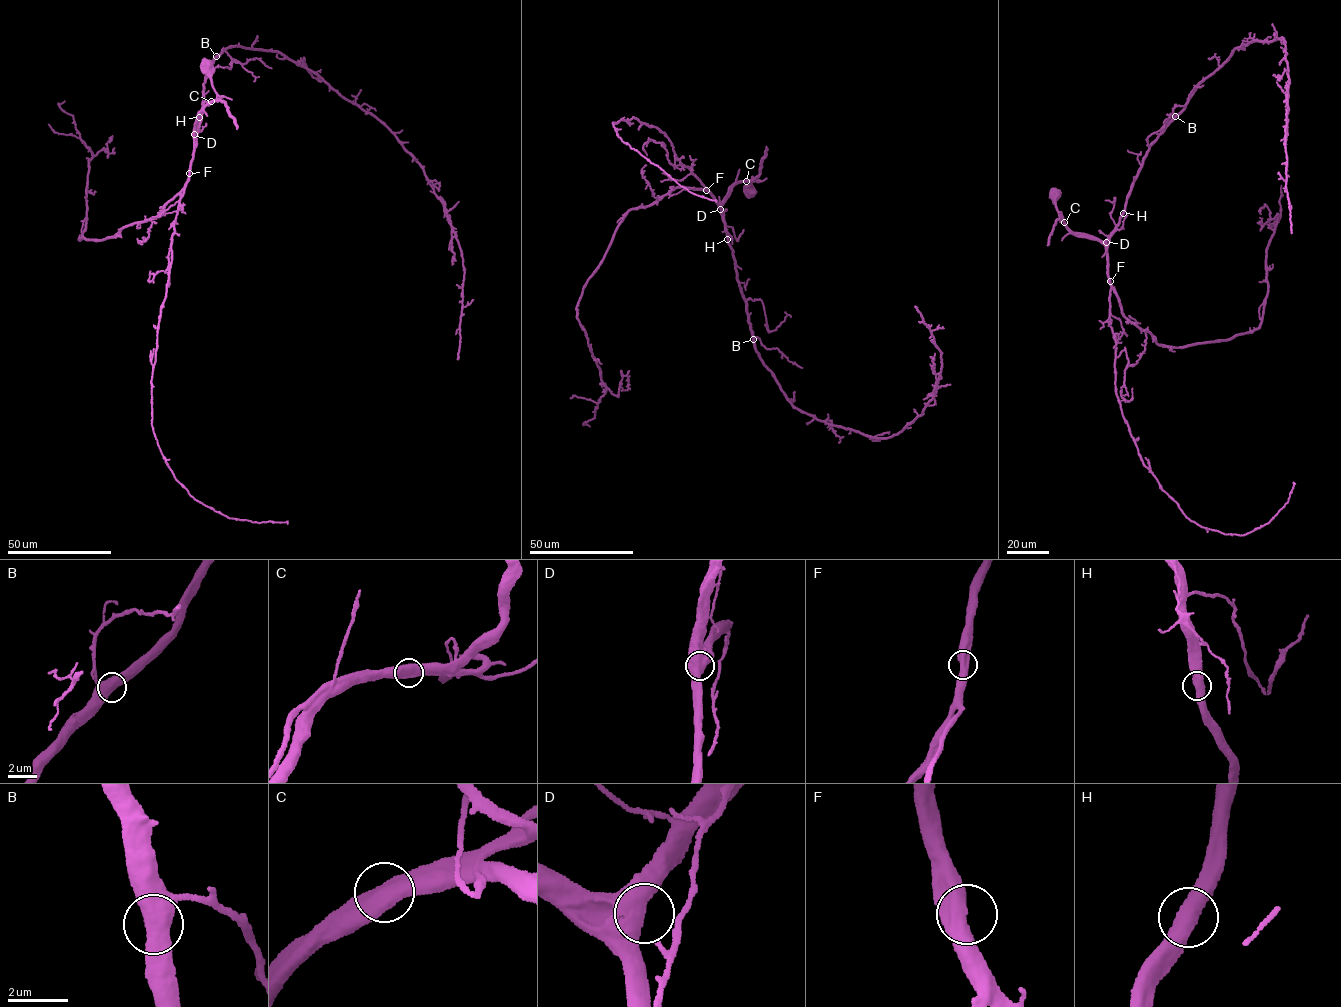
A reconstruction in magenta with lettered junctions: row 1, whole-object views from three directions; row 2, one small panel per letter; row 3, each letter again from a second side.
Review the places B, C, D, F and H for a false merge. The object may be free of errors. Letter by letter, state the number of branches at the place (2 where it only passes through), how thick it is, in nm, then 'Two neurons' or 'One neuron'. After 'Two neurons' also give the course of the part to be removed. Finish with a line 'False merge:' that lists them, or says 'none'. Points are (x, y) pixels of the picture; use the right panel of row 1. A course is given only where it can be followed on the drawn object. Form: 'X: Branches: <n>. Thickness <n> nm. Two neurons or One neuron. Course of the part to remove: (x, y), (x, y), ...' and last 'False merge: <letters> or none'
B: Branches: 2. Thickness 550 nm. One neuron
C: Branches: 2. Thickness 600 nm. One neuron
D: Branches: 2. Thickness 600 nm. One neuron
F: Branches: 2. Thickness 600 nm. One neuron
H: Branches: 2. Thickness 600 nm. One neuron
False merge: none

